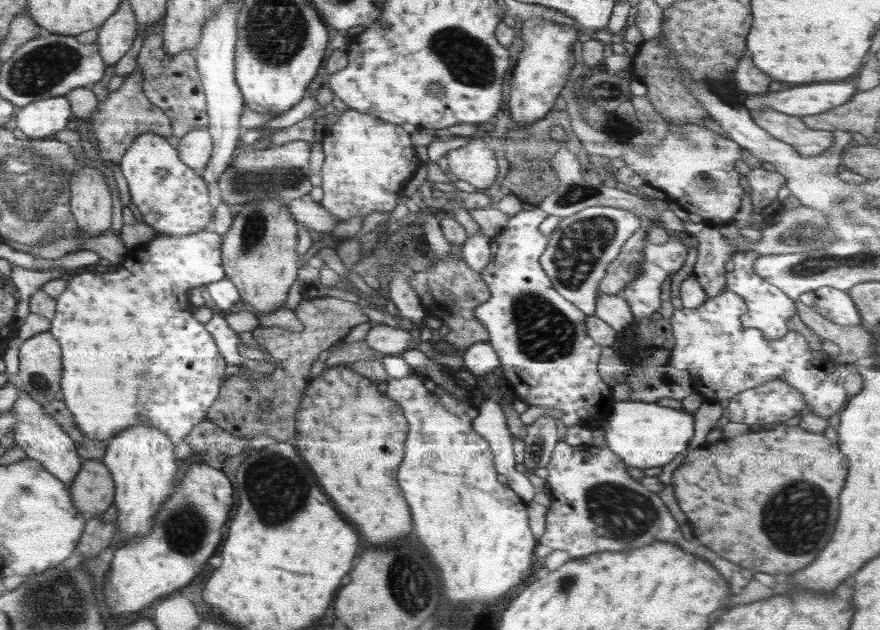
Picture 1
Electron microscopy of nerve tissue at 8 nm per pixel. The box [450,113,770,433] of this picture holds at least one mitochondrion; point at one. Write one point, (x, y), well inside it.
(545, 333)

